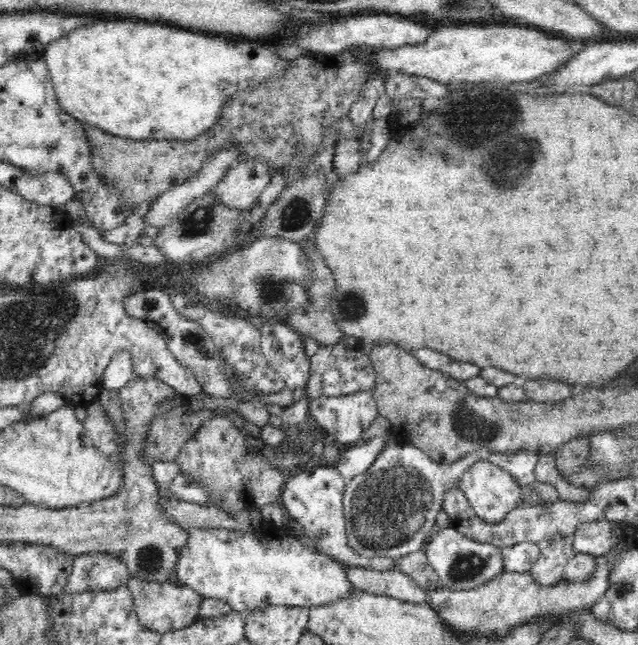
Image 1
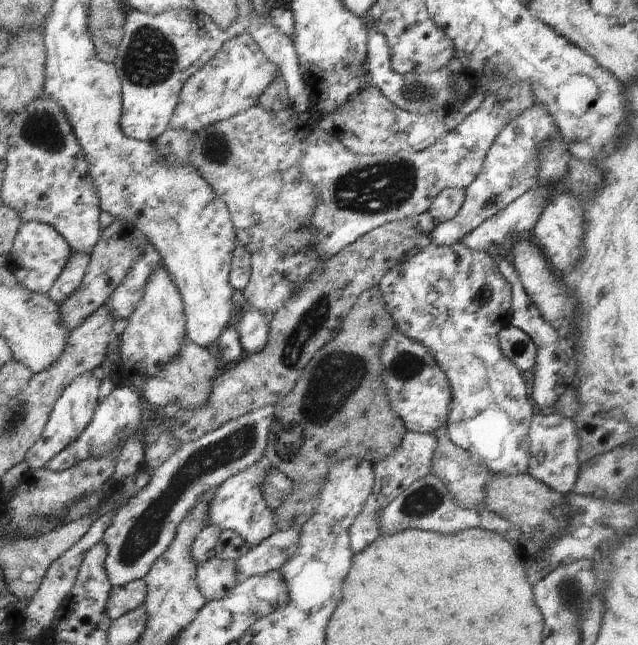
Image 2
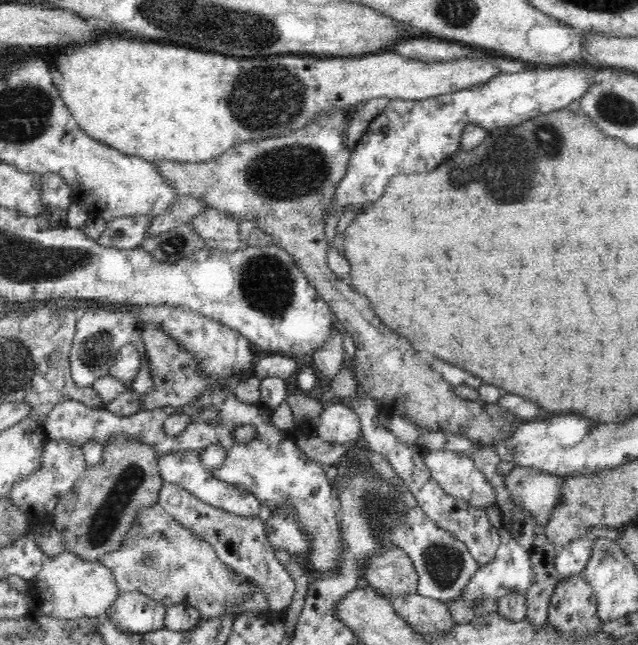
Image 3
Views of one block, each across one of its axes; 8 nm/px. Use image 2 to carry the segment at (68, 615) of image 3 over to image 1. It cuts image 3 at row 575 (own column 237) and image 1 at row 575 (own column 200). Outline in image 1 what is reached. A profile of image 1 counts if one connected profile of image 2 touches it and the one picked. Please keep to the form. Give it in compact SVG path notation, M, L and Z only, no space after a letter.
M82 553L76 555L69 584L63 592L107 591L127 584L129 578L128 565L115 553Z

